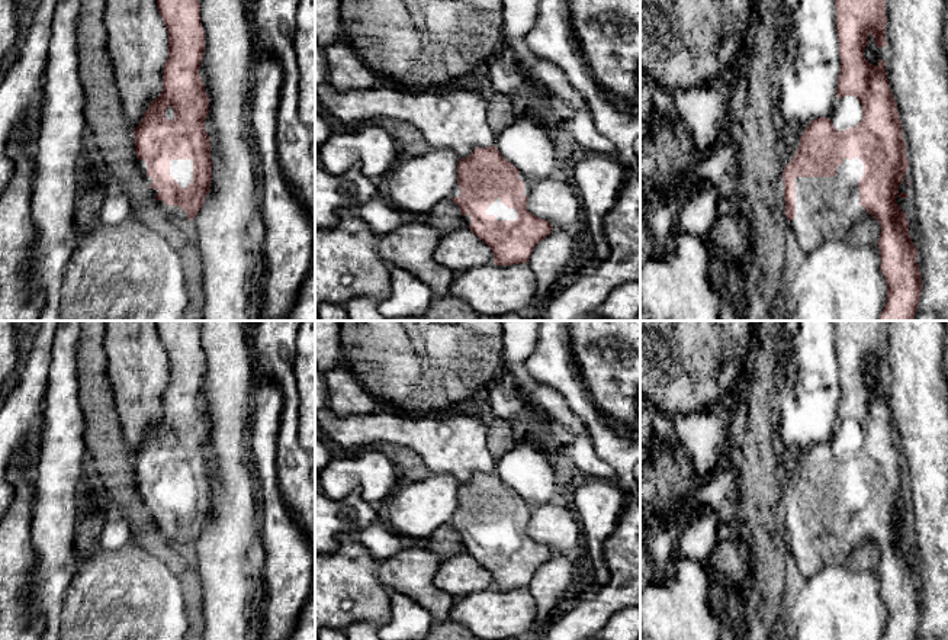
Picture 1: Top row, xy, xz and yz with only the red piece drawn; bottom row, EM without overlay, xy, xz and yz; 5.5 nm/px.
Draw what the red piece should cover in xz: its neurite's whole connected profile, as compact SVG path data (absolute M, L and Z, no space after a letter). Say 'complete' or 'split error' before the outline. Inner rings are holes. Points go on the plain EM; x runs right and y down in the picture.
split error | M497 470L475 473L457 489L451 525L466 551L494 579L498 591L528 588L534 572L553 551L528 537L531 508L507 486Z

